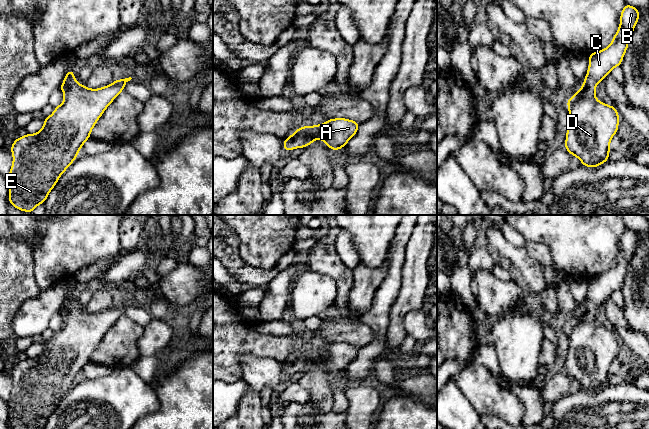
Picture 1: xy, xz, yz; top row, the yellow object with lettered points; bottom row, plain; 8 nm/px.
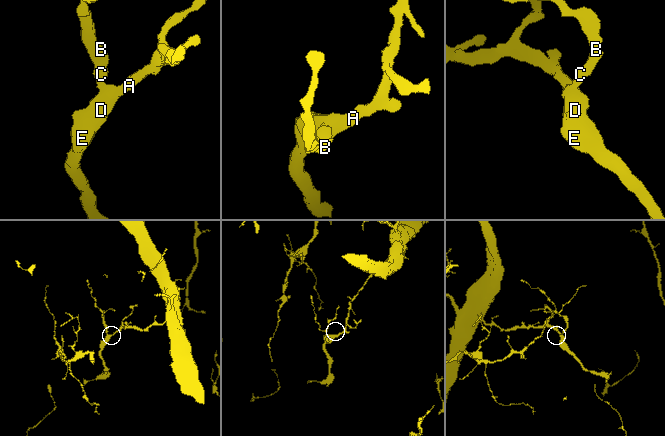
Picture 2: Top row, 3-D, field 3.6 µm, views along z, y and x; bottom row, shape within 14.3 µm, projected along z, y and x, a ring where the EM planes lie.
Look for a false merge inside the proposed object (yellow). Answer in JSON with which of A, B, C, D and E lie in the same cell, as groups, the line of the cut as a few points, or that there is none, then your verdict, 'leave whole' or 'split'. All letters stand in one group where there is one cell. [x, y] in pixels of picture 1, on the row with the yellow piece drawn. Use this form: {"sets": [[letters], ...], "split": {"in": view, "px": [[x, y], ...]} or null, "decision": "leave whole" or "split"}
{"sets": [["A", "B", "C", "D", "E"]], "split": null, "decision": "leave whole"}

